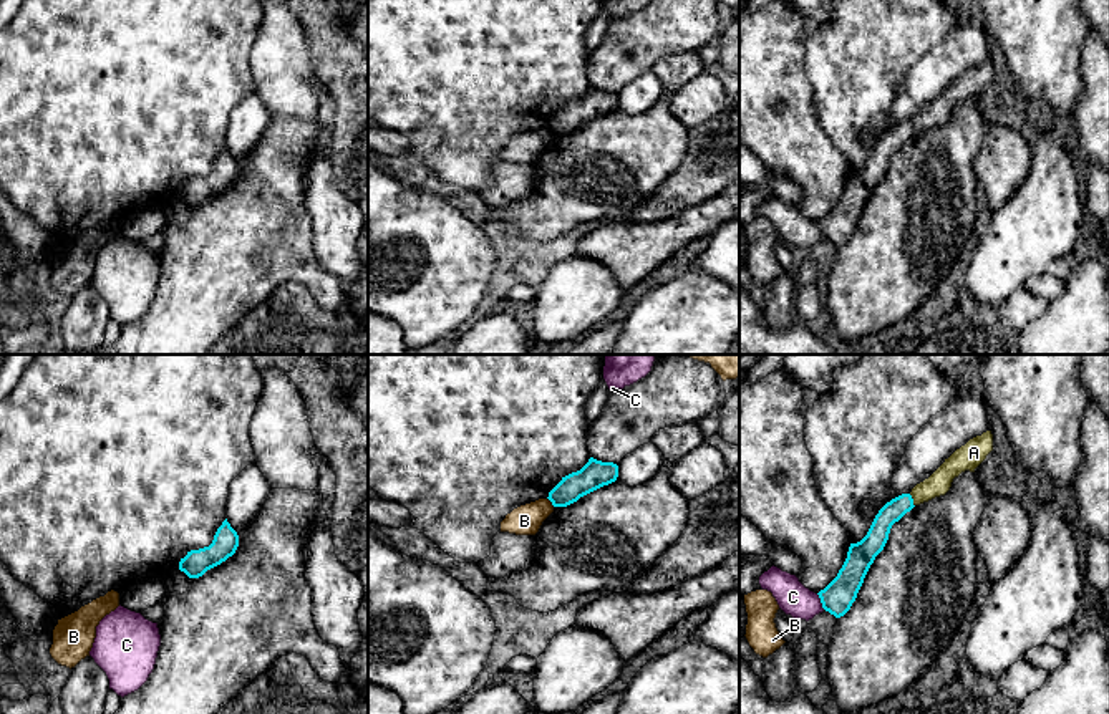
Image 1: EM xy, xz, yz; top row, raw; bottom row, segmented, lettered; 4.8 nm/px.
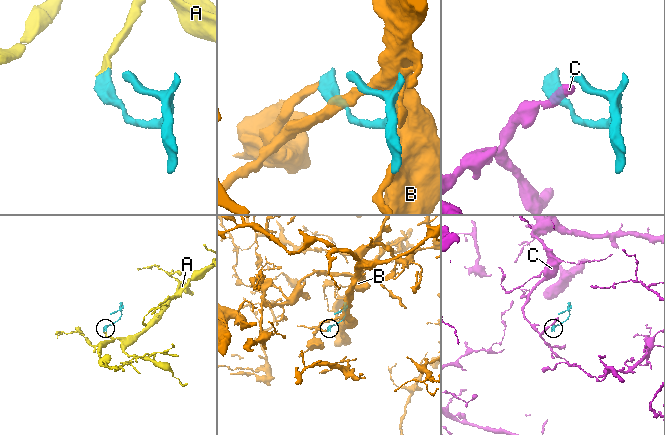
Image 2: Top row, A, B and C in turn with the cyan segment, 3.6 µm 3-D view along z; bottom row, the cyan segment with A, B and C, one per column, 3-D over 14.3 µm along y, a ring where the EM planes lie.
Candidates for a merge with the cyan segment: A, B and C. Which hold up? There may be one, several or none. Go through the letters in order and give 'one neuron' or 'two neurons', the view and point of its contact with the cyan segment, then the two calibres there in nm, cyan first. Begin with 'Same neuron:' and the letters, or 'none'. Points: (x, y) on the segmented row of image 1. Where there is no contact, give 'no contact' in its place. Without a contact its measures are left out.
Same neuron: A
A: one neuron; meets cyan in yz at (912, 501); 110 nm thick on the cyan side, 110 nm on the other
B: two neurons; meets cyan in xz at (551, 501); 140 nm thick on the cyan side, 140 nm on the other
C: two neurons; meets cyan in yz at (821, 602); 160 nm thick on the cyan side, 160 nm on the other

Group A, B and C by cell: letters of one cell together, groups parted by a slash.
A / B / C

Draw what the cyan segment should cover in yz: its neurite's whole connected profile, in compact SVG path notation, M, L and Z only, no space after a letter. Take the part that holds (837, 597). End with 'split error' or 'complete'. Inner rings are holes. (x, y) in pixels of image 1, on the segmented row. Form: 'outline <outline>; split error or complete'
outline M986 431L956 449L928 479L917 484L910 494L902 494L887 502L875 515L867 535L860 542L850 543L837 577L817 593L822 608L835 618L844 616L855 601L870 565L884 550L892 525L915 505L945 495L955 477L965 470L975 472L991 451L993 434Z; split error

